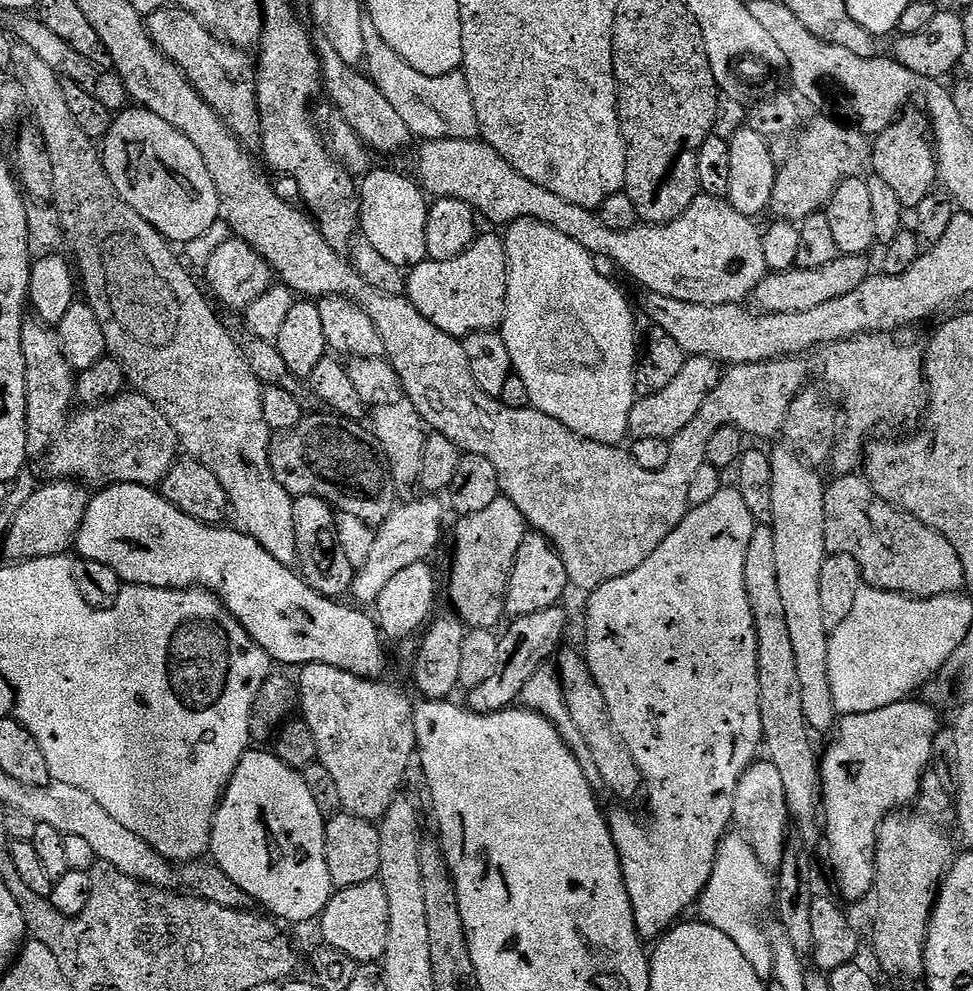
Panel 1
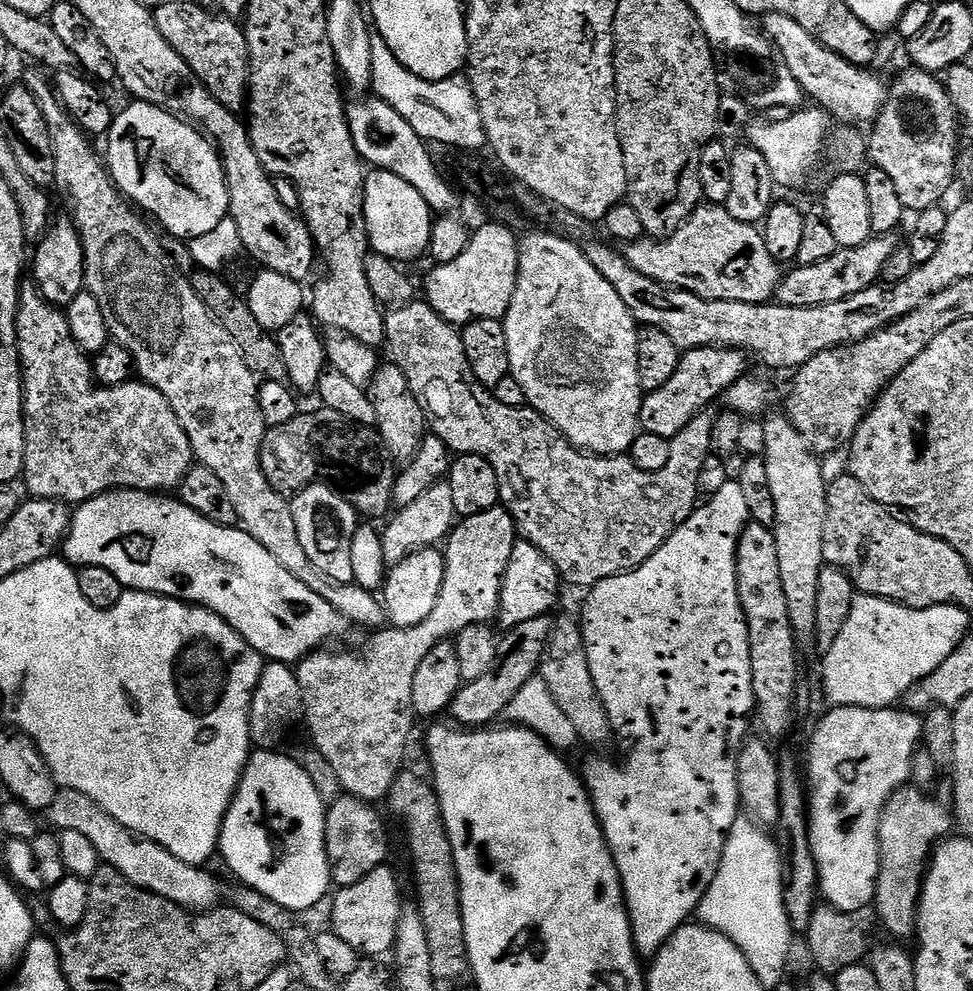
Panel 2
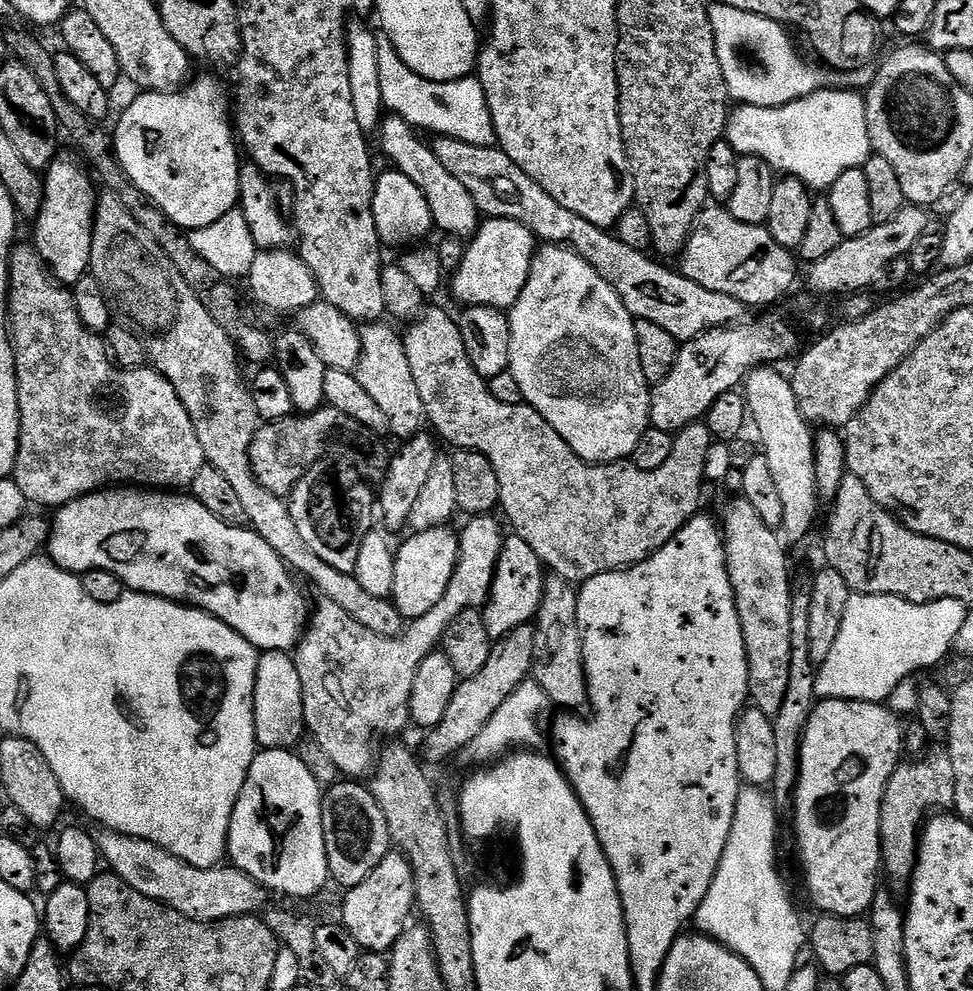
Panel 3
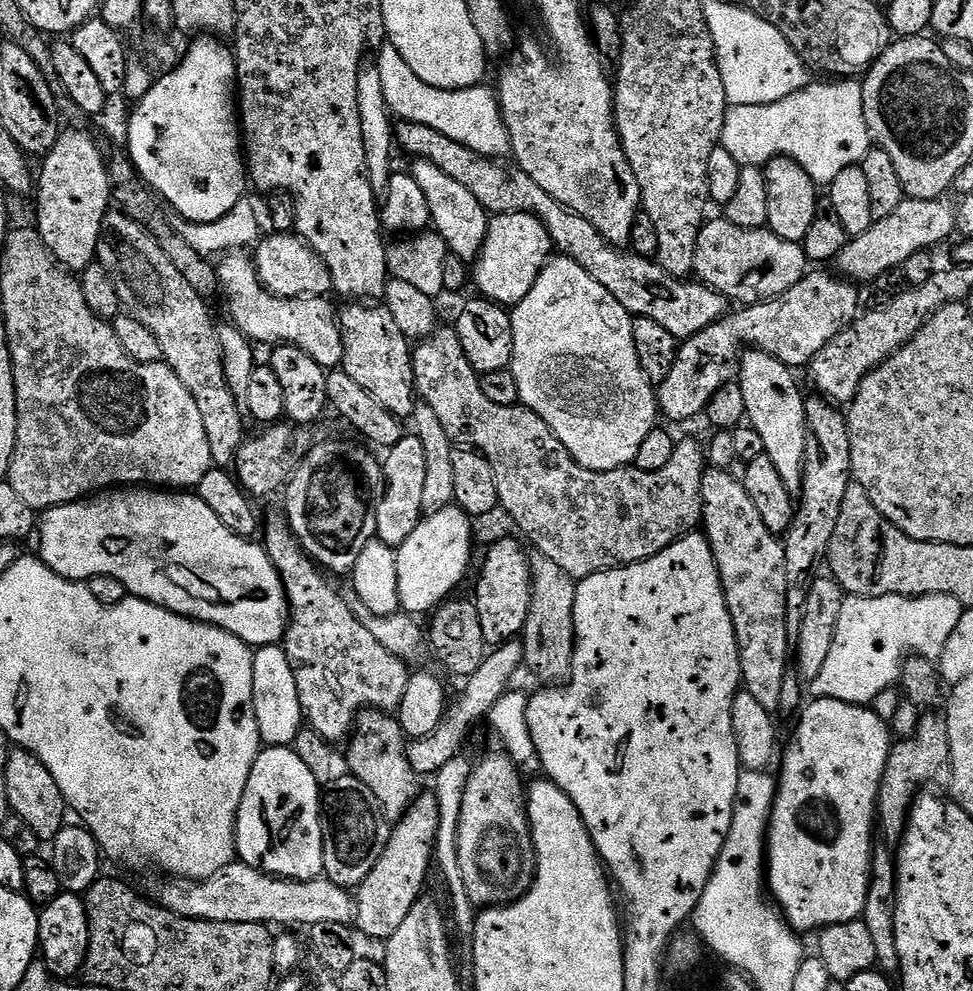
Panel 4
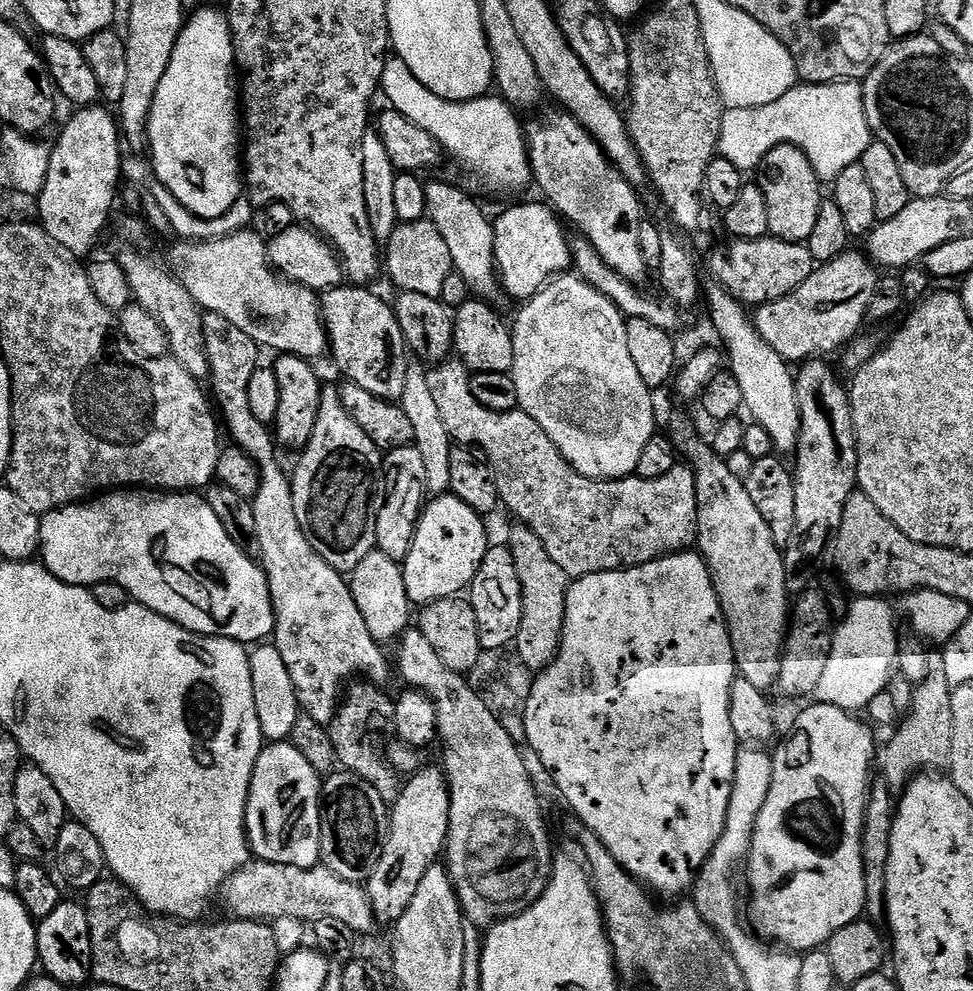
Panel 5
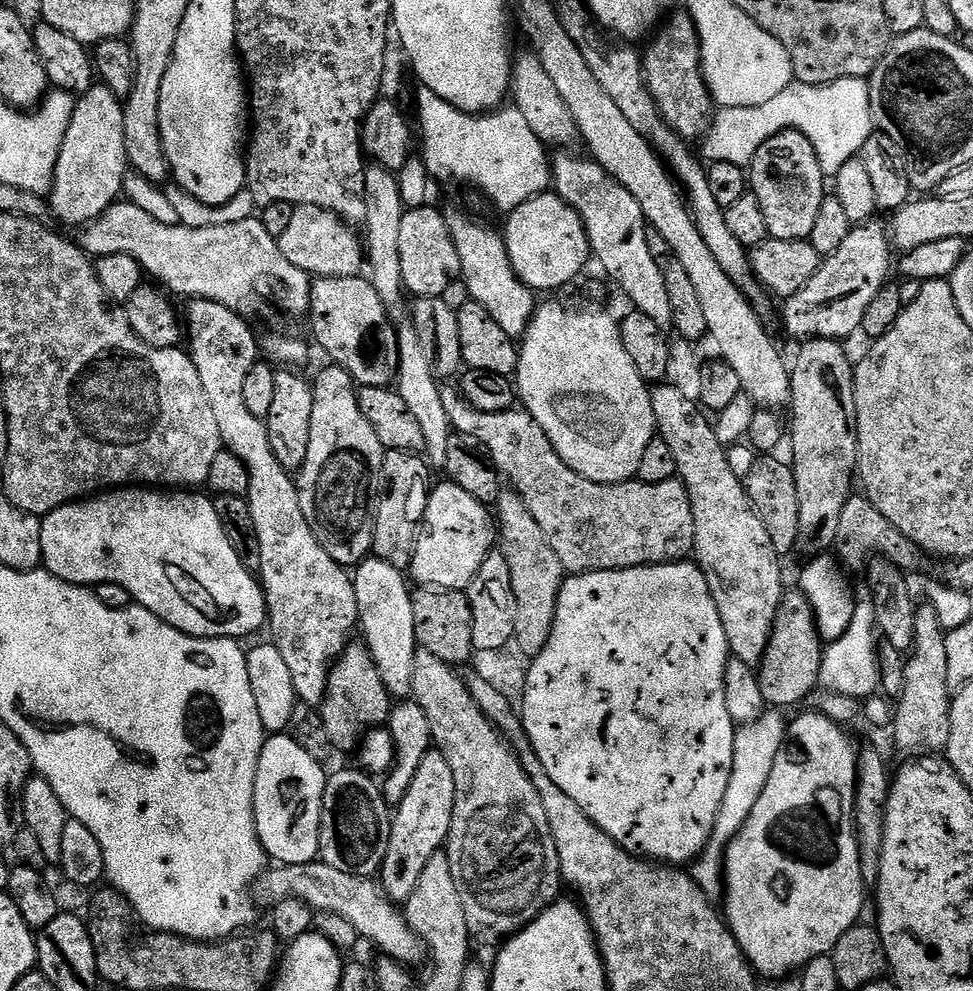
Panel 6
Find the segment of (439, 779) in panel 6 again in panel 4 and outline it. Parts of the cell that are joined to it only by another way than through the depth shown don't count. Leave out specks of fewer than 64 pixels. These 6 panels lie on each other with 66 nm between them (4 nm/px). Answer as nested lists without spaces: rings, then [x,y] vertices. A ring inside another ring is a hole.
[[[432,790],[421,791],[408,807],[408,813],[401,820],[395,821],[392,836],[386,850],[382,850],[382,858],[378,858],[374,870],[370,870],[360,887],[355,889],[354,924],[361,937],[369,936],[372,940],[386,942],[394,934],[394,930],[402,926],[414,902],[425,895],[424,883],[428,880],[428,871],[434,868],[434,845],[439,829],[436,793]]]

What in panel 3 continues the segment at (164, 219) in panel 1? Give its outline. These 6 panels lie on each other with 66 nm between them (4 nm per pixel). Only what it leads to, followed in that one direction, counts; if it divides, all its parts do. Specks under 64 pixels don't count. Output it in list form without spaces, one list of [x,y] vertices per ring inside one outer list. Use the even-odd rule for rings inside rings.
[[[198,76],[174,92],[141,91],[140,97],[121,114],[114,129],[117,160],[130,182],[183,230],[218,222],[222,214],[237,207],[240,198],[242,152],[238,147],[237,133],[230,123],[229,97],[228,100],[224,97],[224,88],[214,77]]]

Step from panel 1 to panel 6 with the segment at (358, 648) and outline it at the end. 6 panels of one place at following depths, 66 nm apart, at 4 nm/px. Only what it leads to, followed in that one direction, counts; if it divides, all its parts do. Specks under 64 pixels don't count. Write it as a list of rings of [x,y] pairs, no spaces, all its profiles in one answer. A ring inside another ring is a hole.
[[[125,486],[119,490],[104,490],[91,498],[81,498],[71,504],[63,504],[43,517],[40,522],[42,530],[42,564],[50,575],[64,580],[67,584],[95,586],[98,584],[117,584],[122,586],[132,596],[139,607],[150,610],[162,622],[174,626],[174,630],[185,632],[188,636],[203,636],[205,638],[241,638],[265,627],[268,619],[268,607],[264,601],[263,587],[255,575],[248,573],[245,561],[230,546],[230,538],[226,538],[226,530],[218,518],[218,510],[211,499],[195,496],[192,490],[153,490],[148,486]]]

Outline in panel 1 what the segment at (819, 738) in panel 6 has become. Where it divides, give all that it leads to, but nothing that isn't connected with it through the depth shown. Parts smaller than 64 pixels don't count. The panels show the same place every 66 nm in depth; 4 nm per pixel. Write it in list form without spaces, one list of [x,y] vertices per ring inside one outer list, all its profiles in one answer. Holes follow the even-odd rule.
[[[907,698],[880,710],[845,715],[835,729],[836,741],[825,752],[823,749],[823,839],[826,844],[828,840],[836,880],[850,900],[860,900],[875,889],[876,831],[889,812],[917,799],[920,779],[932,763],[934,738],[942,721],[933,705],[917,700]]]

